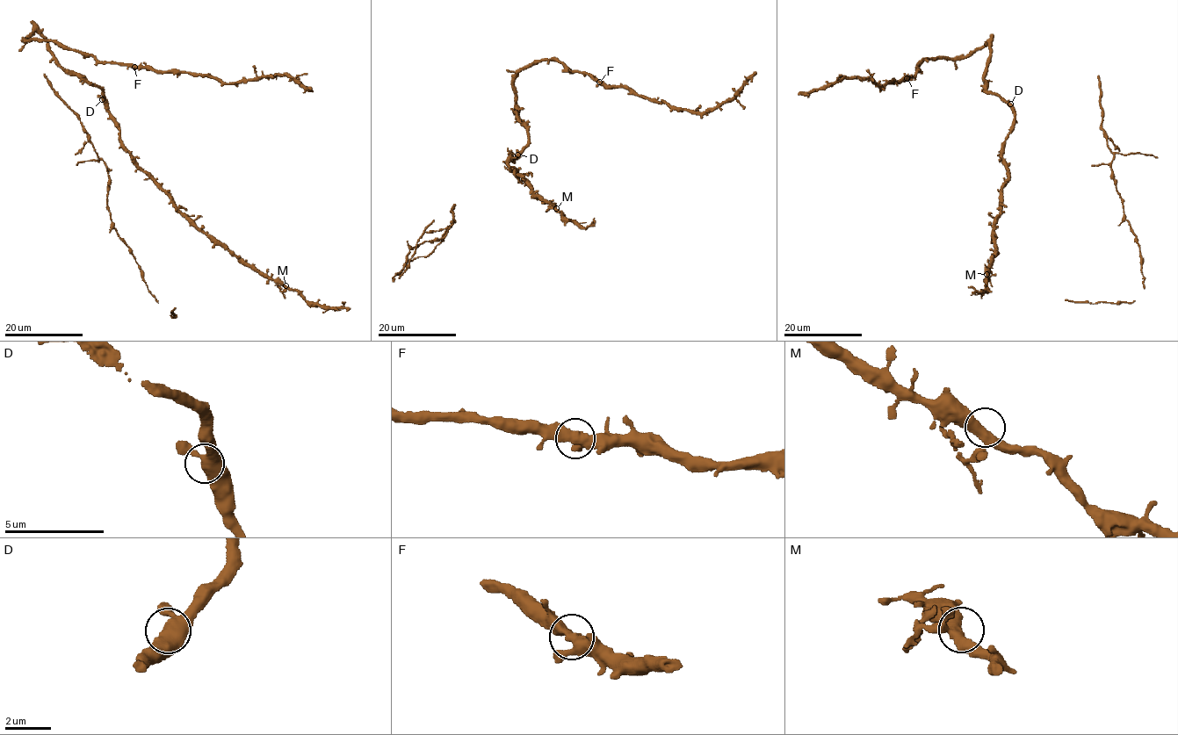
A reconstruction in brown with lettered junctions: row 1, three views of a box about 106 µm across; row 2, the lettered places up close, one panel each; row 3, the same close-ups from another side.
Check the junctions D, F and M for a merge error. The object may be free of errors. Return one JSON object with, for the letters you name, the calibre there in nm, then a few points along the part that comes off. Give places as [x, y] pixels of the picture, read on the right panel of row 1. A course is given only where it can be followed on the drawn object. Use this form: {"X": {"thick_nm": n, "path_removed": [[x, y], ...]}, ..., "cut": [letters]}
{"cut": []}

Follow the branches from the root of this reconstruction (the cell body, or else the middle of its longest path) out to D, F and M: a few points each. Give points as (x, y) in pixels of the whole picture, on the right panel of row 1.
D: (986, 66), (983, 76), (987, 91), (998, 94), (1010, 104)
F: (986, 66), (990, 51), (988, 45), (984, 45), (954, 59), (922, 59), (917, 62), (914, 76), (906, 78)
M: (986, 66), (987, 91), (1010, 107), (1014, 120), (1001, 154), (1008, 178), (992, 225), (996, 248), (986, 274)

